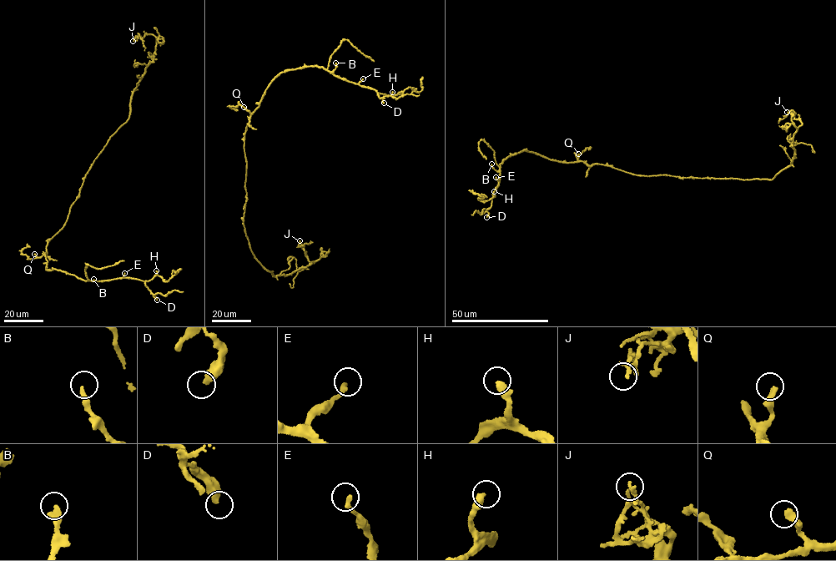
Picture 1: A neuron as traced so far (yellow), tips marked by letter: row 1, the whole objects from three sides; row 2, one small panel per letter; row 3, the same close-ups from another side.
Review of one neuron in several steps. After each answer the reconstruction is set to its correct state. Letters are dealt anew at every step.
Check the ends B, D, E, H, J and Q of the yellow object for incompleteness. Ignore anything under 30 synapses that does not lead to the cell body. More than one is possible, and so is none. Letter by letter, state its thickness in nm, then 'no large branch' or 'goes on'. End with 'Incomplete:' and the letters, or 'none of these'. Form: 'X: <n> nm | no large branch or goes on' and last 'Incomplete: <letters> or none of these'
B: 320 nm | no large branch
D: 440 nm | goes on
E: 240 nm | goes on
H: 380 nm | goes on
J: 200 nm | no large branch
Q: 340 nm | no large branch
Incomplete: D, E, H

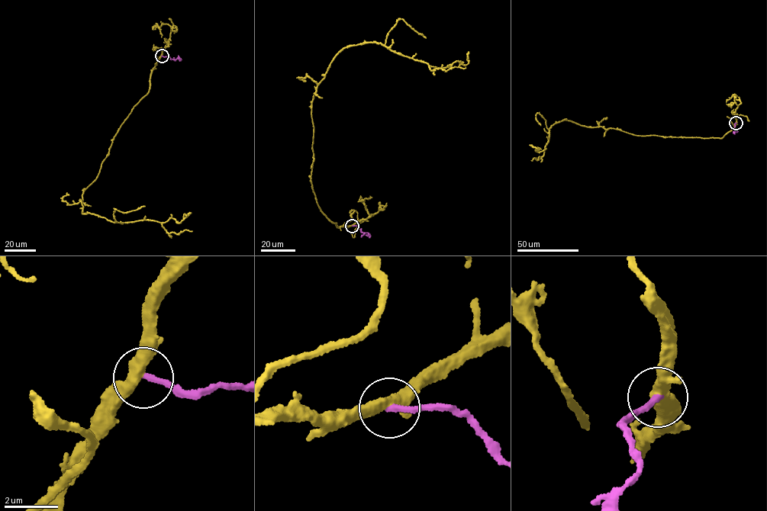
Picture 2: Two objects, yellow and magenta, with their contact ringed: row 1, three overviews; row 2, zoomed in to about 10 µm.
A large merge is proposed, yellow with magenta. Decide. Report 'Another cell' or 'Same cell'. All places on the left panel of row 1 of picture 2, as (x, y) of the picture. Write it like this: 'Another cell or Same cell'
Another cell

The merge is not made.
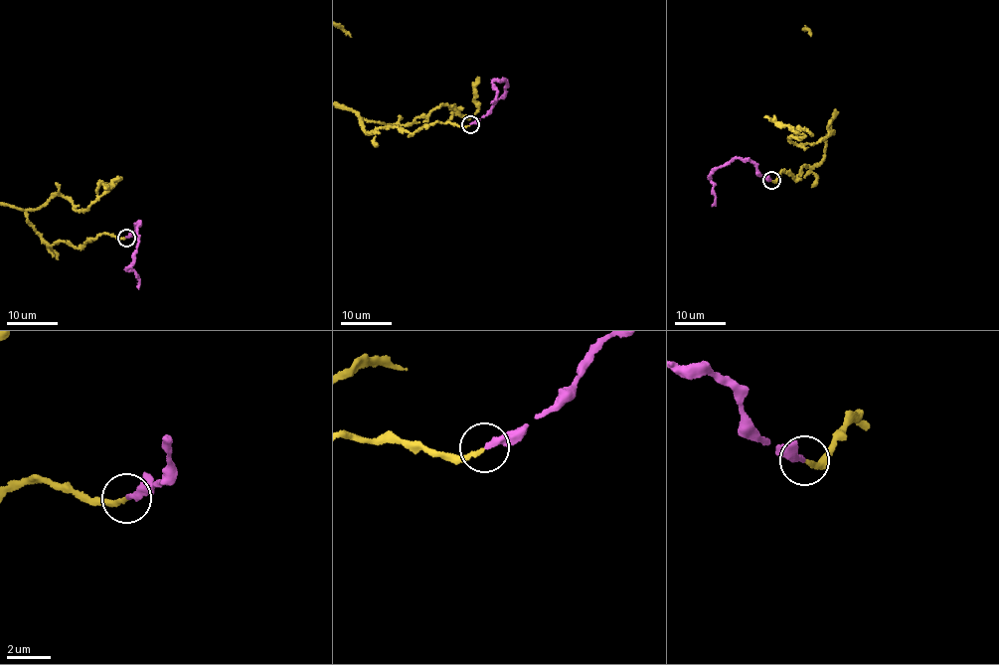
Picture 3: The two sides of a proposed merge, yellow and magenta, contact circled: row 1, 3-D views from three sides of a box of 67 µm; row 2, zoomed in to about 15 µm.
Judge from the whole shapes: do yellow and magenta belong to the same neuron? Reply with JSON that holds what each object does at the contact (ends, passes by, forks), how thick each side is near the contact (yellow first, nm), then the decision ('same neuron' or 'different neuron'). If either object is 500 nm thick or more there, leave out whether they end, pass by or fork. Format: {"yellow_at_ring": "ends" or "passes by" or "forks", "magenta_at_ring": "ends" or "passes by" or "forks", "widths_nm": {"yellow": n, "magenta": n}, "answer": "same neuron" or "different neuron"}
{"yellow_at_ring": "ends", "magenta_at_ring": "ends", "widths_nm": {"yellow": 180, "magenta": 240}, "answer": "same neuron"}

